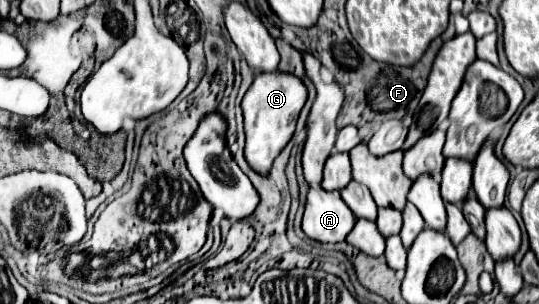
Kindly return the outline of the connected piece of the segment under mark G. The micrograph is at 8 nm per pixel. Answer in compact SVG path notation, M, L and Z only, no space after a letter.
M257 73L253 85L243 97L243 127L245 127L245 161L267 175L275 157L289 143L295 131L297 117L307 101L307 89L295 75L287 73Z

